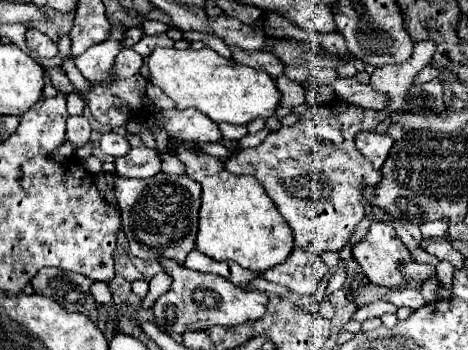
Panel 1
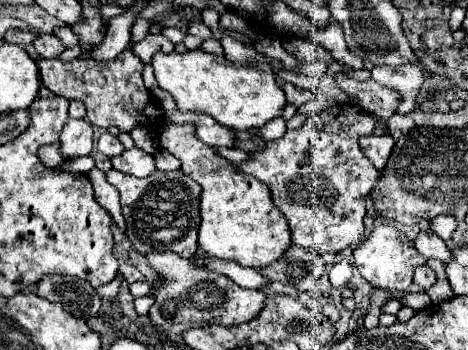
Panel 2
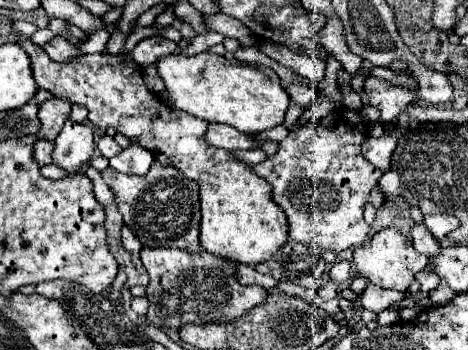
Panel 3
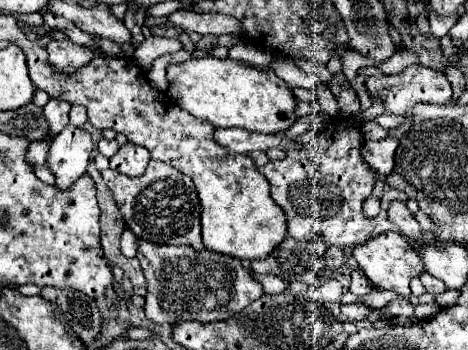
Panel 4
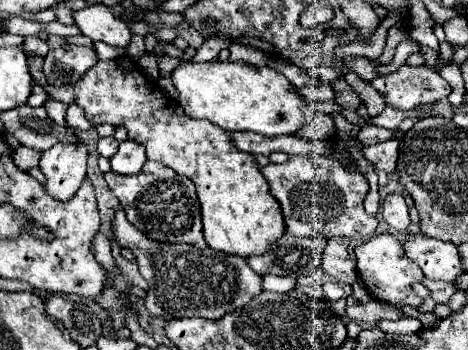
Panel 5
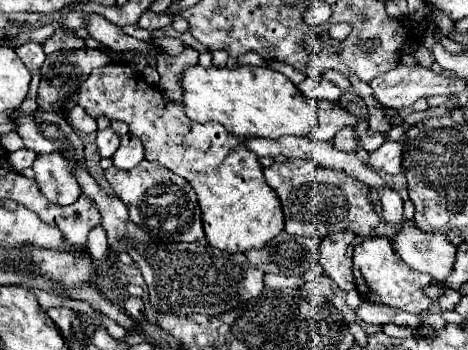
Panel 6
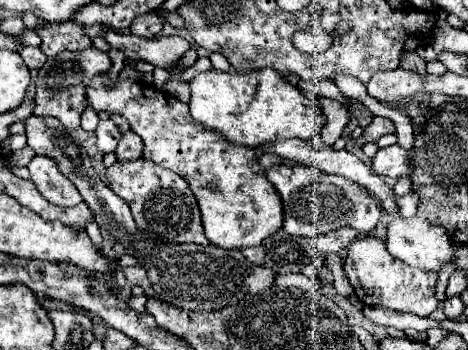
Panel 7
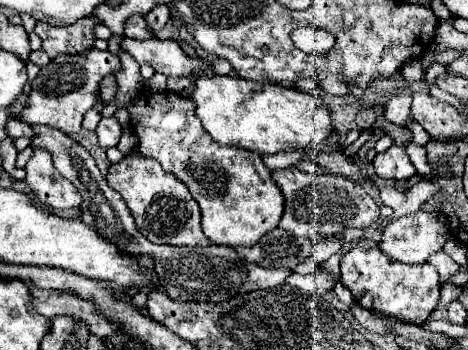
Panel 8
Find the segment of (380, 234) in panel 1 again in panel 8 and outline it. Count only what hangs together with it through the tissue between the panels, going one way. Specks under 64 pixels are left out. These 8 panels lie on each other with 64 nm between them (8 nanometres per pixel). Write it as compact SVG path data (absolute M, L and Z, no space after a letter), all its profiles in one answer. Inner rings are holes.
M362 238L340 264L342 284L350 288L354 300L368 308L392 314L396 318L410 320L414 324L422 324L436 310L440 298L440 278L436 268L430 264L422 266L400 264L396 260L388 260L378 248L378 242Z

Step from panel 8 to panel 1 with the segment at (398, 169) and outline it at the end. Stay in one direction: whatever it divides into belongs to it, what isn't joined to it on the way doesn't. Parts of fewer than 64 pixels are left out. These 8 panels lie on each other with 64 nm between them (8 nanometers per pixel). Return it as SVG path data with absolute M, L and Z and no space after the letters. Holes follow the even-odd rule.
M358 132L356 134L356 148L364 158L372 162L372 166L378 170L384 160L388 158L388 152L392 148L394 140L388 134L378 134L378 132Z

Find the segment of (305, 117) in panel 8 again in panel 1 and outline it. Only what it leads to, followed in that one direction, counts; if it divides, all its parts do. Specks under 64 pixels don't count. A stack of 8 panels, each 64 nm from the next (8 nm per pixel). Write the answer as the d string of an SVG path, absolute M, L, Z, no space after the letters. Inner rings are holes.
M156 48L148 56L148 68L150 84L162 88L162 92L176 102L178 110L196 108L216 122L248 124L258 116L268 118L280 100L274 80L266 72L226 60L210 48Z

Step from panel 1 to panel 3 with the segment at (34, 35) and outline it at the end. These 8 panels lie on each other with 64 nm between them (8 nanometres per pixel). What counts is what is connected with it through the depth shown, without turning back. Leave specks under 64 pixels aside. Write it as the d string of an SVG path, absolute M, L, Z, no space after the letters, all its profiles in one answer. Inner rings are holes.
M62 36L52 38L50 42L42 44L42 48L50 56L50 60L54 60L54 62L68 62L68 60L72 60L78 54L78 48L74 44L70 44Z

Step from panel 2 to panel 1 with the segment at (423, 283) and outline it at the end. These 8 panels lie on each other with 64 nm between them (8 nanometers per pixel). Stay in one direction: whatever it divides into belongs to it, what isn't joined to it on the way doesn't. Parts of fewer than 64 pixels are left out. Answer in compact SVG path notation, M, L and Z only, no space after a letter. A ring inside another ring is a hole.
M408 262L408 264L400 264L400 272L402 276L408 276L408 280L424 282L428 276L434 274L434 266L420 264L420 262Z

